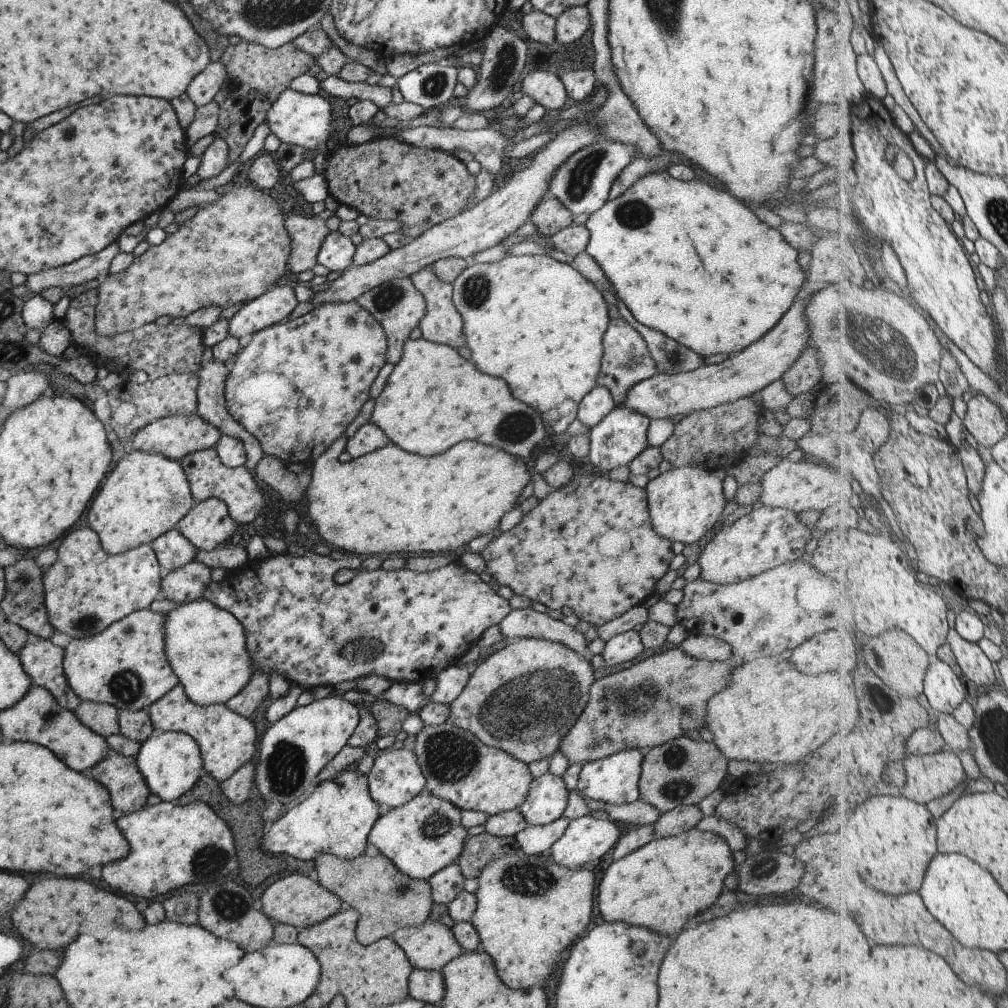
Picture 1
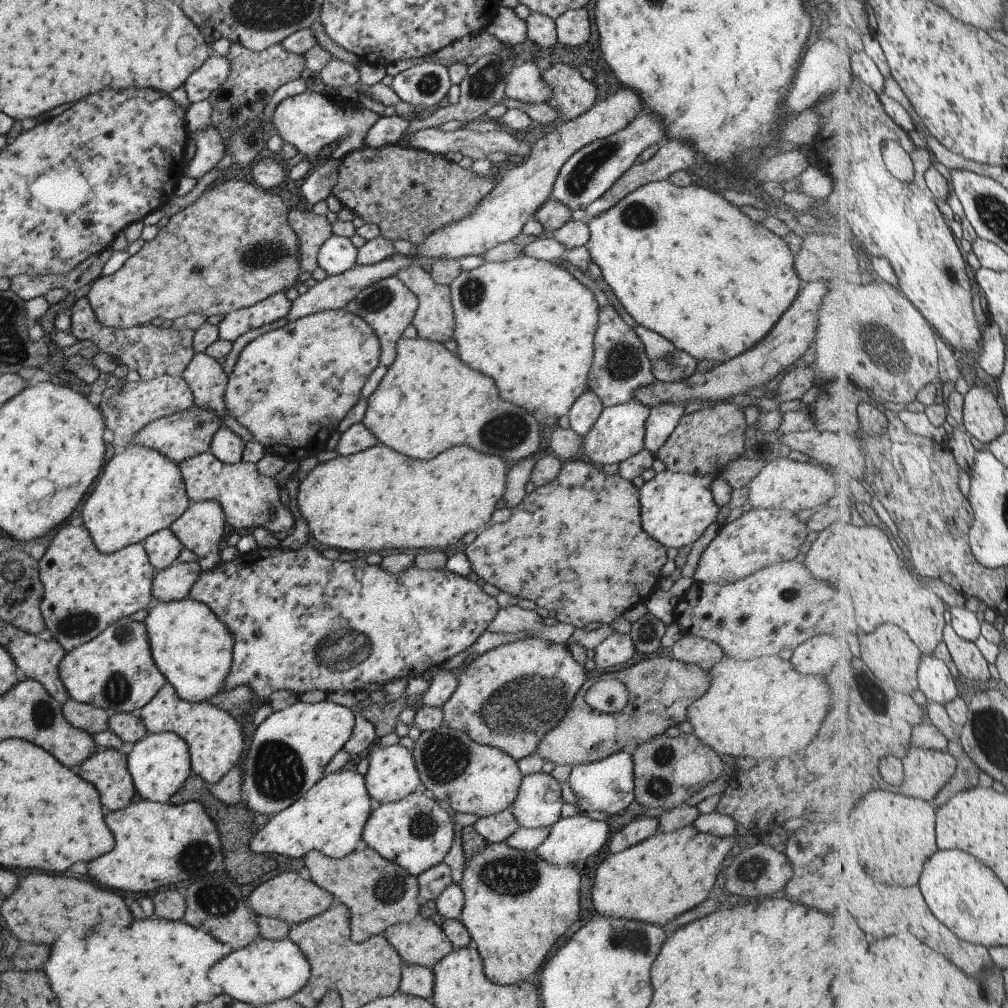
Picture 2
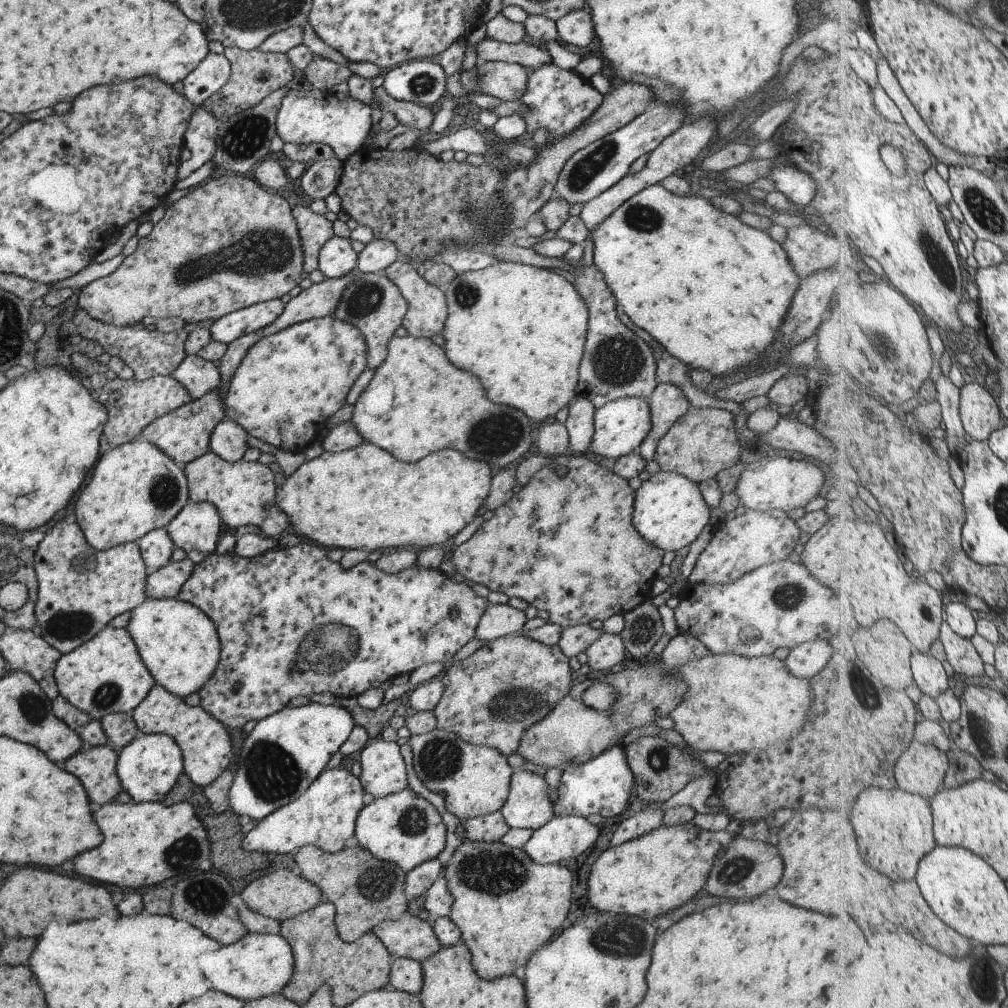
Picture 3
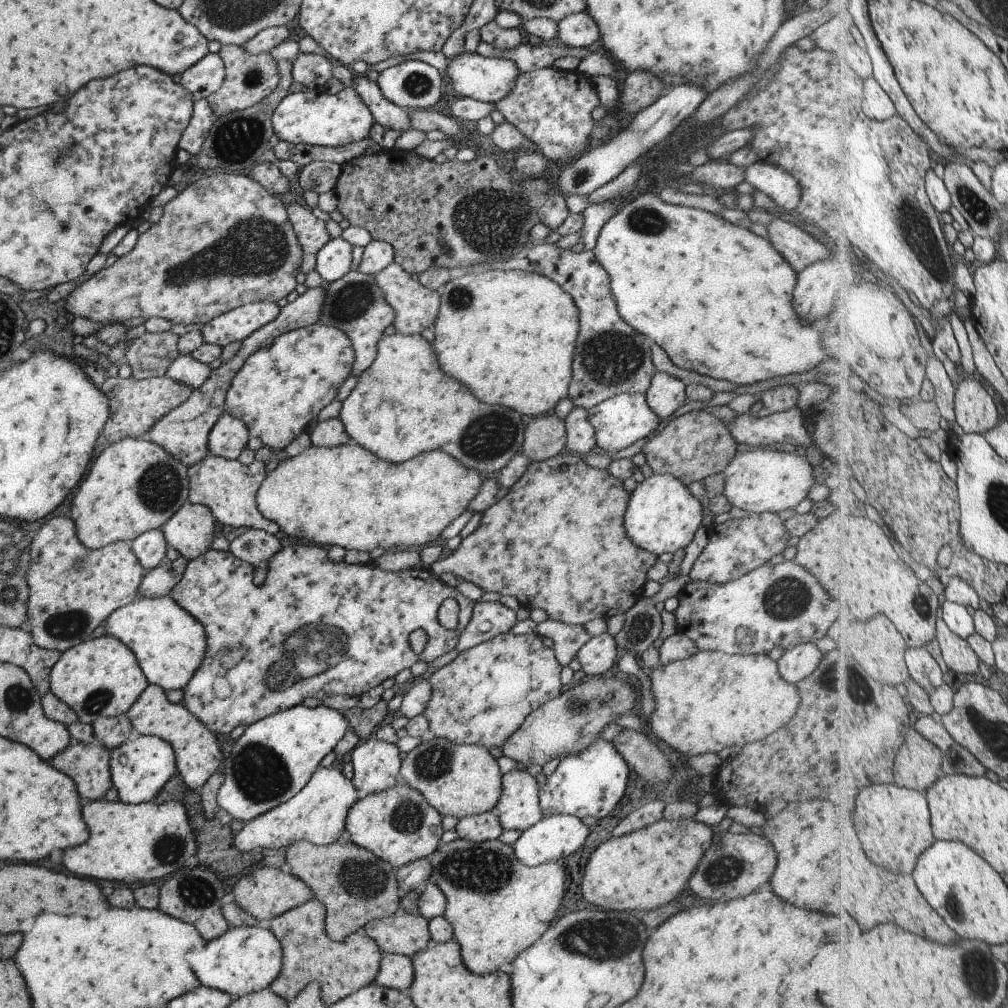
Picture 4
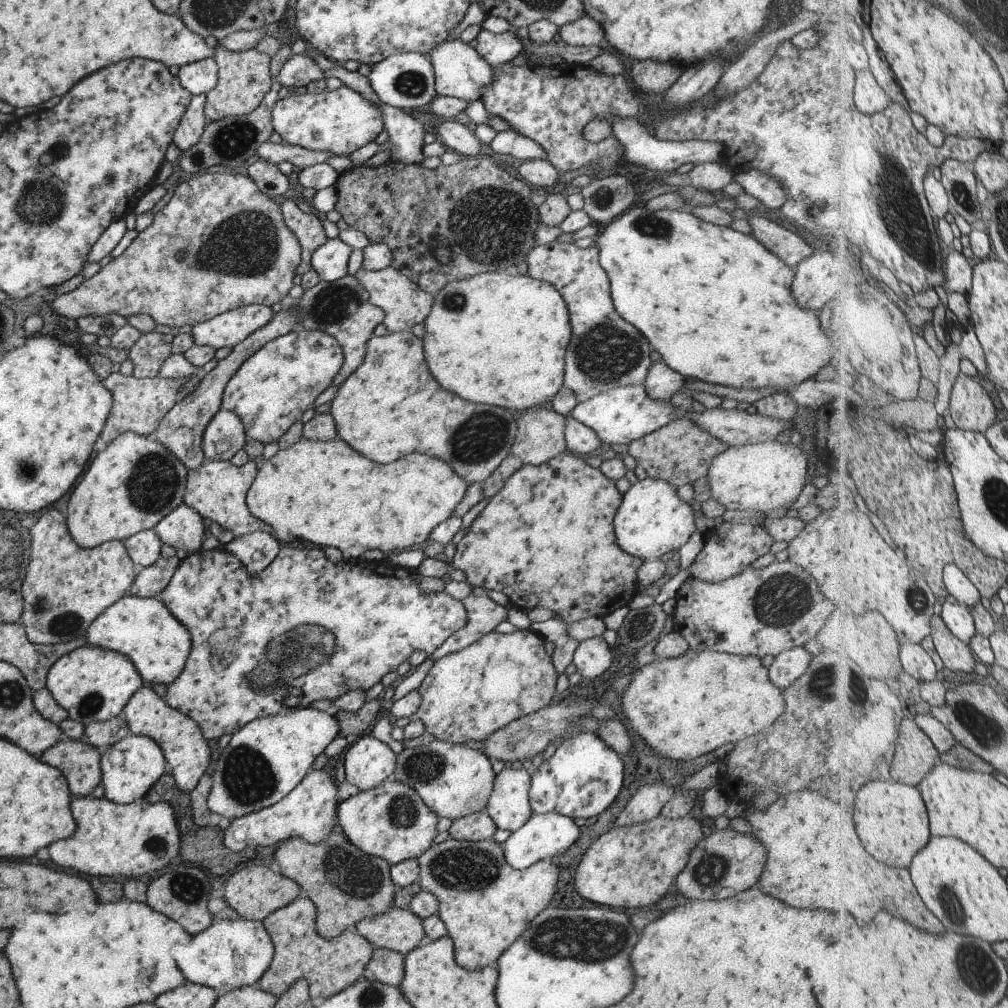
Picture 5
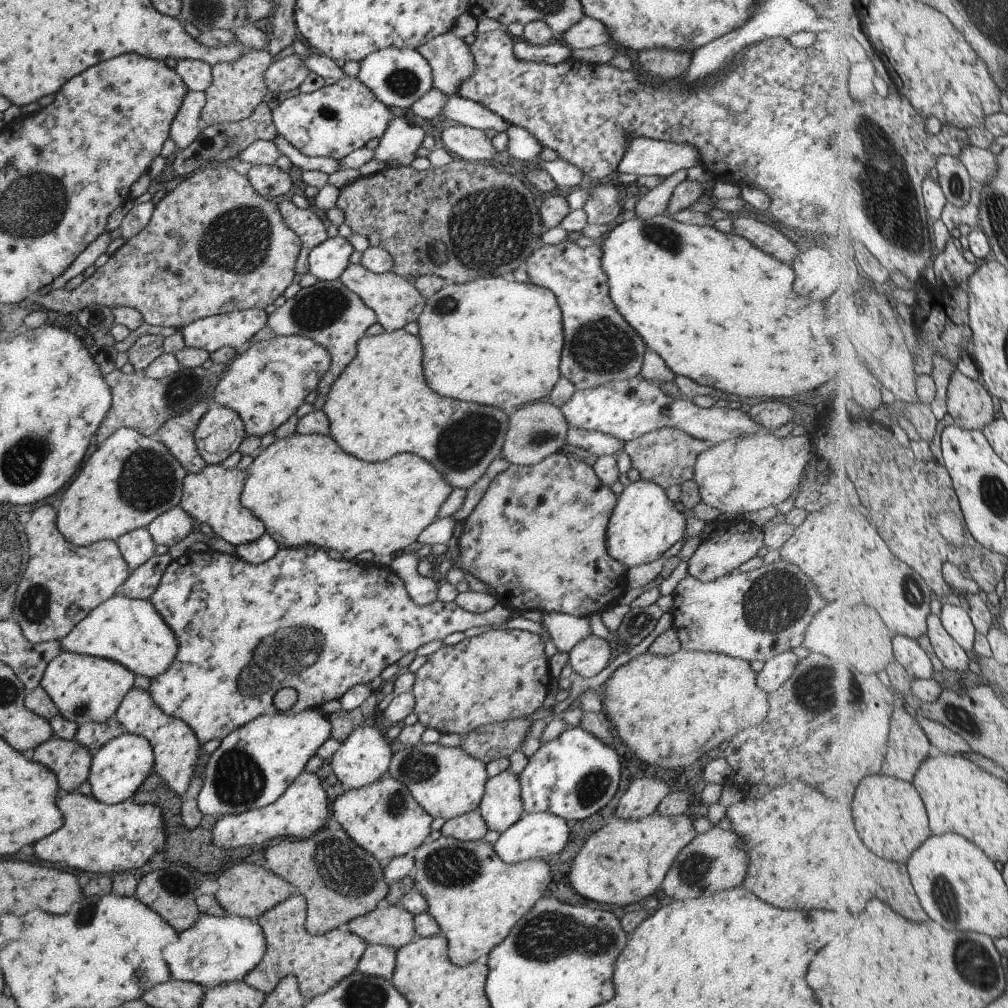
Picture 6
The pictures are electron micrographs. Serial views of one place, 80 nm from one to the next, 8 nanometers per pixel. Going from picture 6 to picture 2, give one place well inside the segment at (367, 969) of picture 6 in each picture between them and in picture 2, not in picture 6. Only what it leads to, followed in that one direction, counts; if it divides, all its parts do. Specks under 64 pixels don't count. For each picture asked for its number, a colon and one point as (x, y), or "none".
2: (415, 980)
3: (406, 975)
4: (395, 972)
5: (386, 967)

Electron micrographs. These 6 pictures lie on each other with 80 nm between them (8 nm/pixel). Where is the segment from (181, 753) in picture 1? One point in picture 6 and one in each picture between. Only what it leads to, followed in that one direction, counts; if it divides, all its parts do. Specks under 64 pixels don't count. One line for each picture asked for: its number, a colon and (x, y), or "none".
2: (159, 763)
3: (148, 766)
4: (139, 767)
5: (129, 768)
6: (117, 769)

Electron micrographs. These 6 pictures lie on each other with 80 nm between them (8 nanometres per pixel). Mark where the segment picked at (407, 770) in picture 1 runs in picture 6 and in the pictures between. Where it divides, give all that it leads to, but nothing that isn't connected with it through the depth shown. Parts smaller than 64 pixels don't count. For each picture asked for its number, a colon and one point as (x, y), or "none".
2: (391, 775)
3: (383, 772)
4: (376, 765)
5: (368, 762)
6: (364, 756)

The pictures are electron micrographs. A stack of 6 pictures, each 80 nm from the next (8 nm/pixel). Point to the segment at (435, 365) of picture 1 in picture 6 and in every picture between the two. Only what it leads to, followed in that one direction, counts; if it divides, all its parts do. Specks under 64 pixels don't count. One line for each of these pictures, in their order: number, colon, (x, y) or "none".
2: (427, 401)
3: (417, 403)
4: (402, 404)
5: (390, 406)
6: (379, 406)

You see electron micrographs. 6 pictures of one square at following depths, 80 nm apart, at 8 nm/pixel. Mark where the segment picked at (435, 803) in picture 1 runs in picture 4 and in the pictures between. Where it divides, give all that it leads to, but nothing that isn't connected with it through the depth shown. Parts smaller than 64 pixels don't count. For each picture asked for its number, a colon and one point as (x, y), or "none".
2: (415, 833)
3: (402, 828)
4: (398, 825)

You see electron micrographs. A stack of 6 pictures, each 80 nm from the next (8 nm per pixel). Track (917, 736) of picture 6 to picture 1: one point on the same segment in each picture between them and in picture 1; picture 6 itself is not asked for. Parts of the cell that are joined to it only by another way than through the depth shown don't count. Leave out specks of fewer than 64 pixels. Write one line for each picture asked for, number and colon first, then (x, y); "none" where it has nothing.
1: (928, 776)
2: (926, 772)
3: (922, 769)
4: (920, 766)
5: (916, 756)

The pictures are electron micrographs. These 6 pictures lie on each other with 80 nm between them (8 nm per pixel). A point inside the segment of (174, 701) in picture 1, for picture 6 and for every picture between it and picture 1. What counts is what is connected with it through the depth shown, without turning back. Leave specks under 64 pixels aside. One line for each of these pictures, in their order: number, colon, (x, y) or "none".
2: (215, 742)
3: (206, 748)
4: (197, 756)
5: (185, 749)
6: (175, 747)

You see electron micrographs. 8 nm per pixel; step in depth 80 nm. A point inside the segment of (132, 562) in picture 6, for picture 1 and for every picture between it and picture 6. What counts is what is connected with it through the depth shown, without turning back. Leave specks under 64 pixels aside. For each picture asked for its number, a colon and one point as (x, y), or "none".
1: (172, 551)
2: (162, 548)
3: (155, 547)
4: (149, 548)
5: (143, 547)

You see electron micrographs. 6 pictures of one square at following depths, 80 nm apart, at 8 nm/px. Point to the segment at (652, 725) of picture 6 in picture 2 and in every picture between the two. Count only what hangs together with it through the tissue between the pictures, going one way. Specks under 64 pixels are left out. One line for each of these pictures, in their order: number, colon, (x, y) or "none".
2: (762, 708)
3: (733, 704)
4: (709, 701)
5: (683, 707)

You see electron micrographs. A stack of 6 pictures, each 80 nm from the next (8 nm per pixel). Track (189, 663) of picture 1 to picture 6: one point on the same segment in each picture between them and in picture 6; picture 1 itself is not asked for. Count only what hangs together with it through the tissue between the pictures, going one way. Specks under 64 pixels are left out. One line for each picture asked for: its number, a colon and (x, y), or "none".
2: (191, 647)
3: (177, 642)
4: (169, 644)
5: (143, 629)
6: (130, 631)

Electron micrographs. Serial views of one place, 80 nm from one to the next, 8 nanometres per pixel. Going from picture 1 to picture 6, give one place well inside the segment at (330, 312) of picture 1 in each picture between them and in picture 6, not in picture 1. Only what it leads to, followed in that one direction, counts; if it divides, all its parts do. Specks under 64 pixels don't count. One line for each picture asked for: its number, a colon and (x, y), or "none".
2: (290, 387)
3: (288, 383)
4: (281, 386)
5: (270, 390)
6: (264, 384)

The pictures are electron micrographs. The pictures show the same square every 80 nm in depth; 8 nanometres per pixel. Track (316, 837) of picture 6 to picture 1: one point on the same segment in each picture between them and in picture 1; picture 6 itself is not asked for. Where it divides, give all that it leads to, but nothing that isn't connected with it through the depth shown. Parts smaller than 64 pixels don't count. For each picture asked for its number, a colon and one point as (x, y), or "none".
1: (385, 900)
2: (377, 893)
3: (364, 890)
4: (354, 886)
5: (346, 885)

